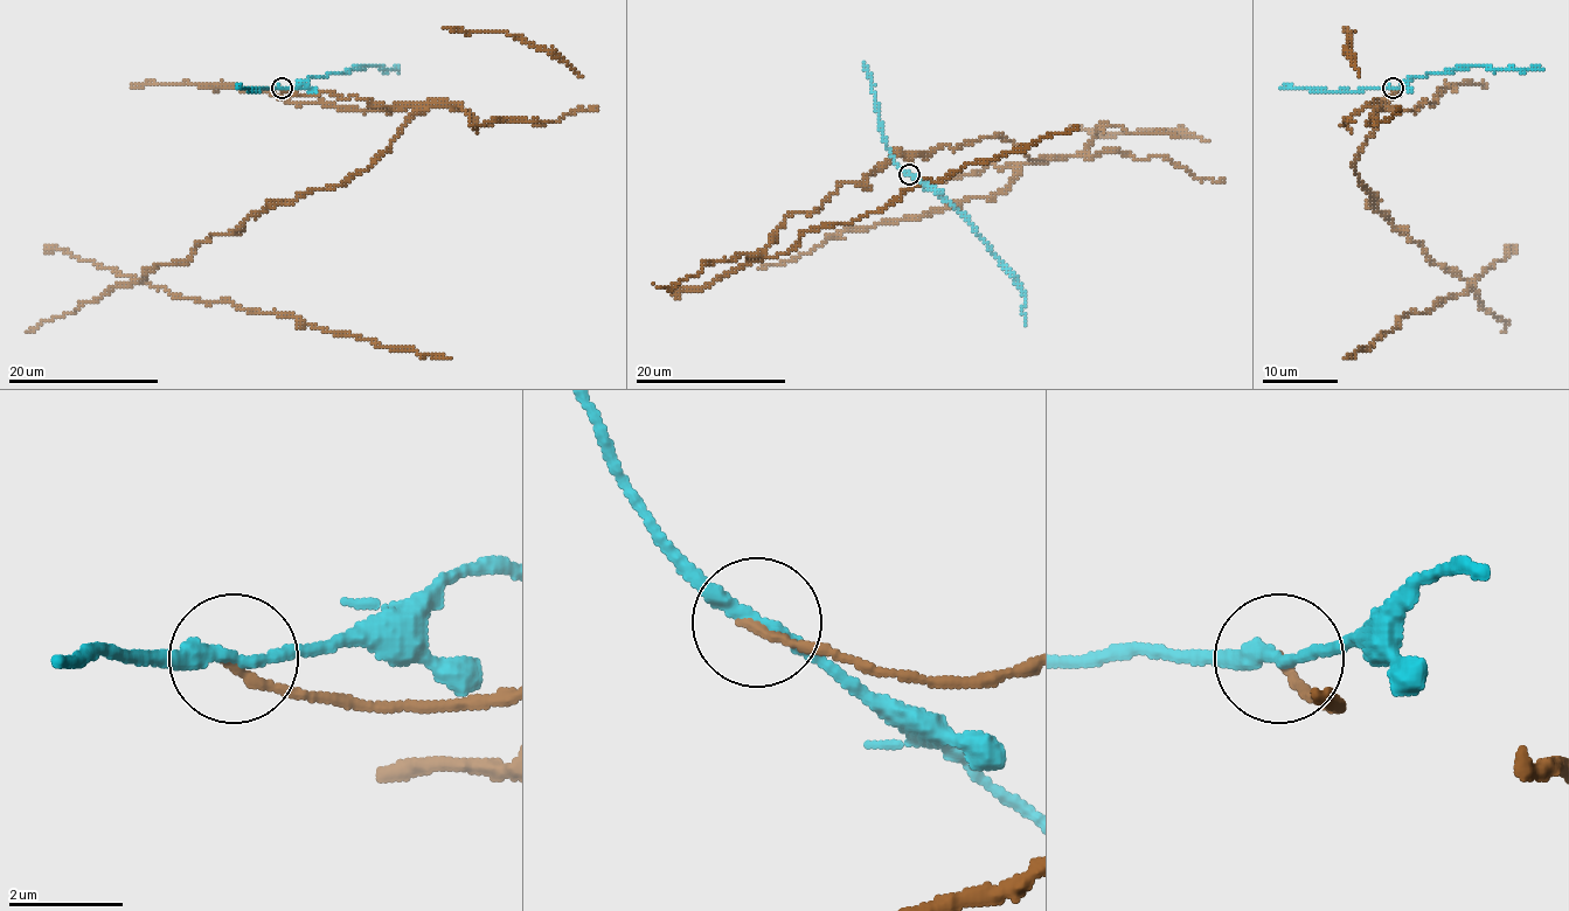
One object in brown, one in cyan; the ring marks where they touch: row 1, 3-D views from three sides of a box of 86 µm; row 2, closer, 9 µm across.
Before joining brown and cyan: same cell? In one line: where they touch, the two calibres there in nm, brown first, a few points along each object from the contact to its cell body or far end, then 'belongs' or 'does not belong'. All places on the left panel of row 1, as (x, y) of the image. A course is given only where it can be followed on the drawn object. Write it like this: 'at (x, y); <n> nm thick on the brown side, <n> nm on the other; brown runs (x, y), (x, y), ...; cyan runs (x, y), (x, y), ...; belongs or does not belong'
at (282, 88); 160 nm thick on the brown side, 240 nm on the other; brown runs (283, 89), (418, 110), (366, 169), (252, 213), (187, 262), (134, 282), (450, 359); cyan runs (283, 89), (358, 68), (397, 68); does not belong

